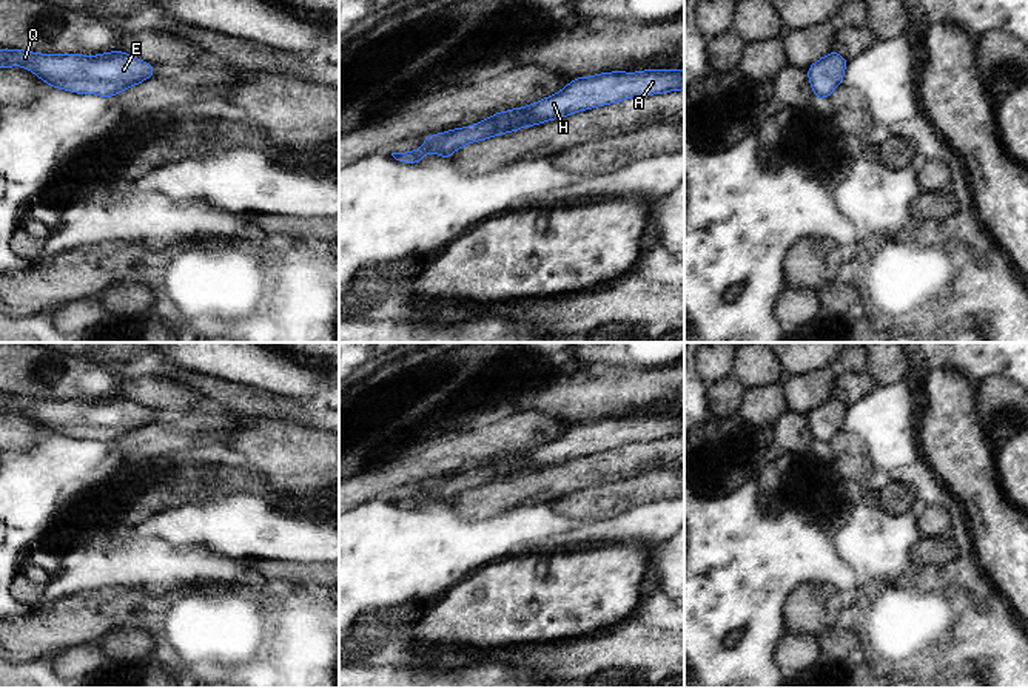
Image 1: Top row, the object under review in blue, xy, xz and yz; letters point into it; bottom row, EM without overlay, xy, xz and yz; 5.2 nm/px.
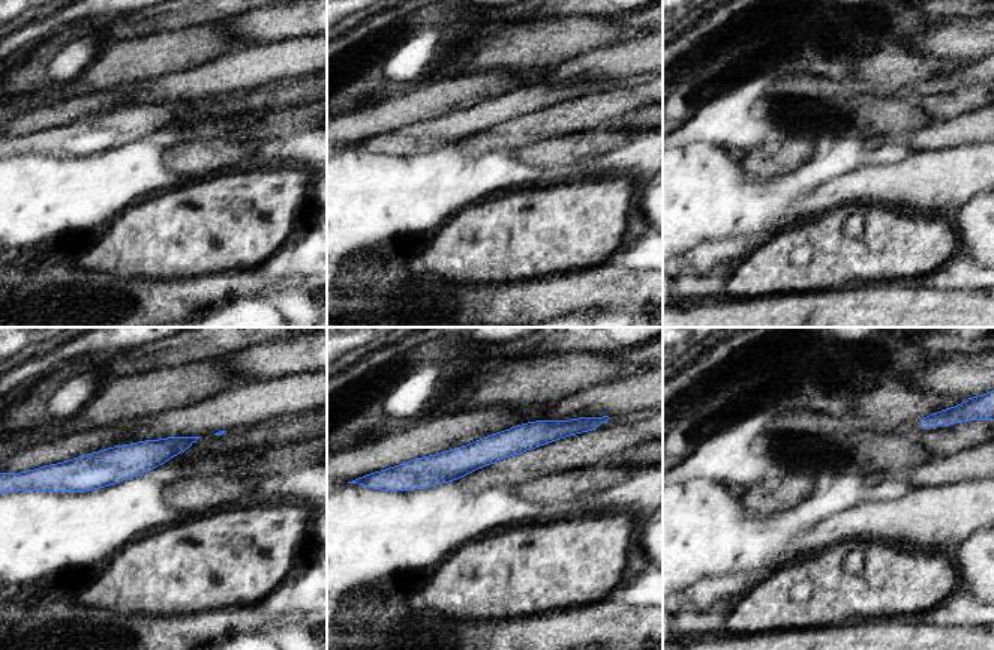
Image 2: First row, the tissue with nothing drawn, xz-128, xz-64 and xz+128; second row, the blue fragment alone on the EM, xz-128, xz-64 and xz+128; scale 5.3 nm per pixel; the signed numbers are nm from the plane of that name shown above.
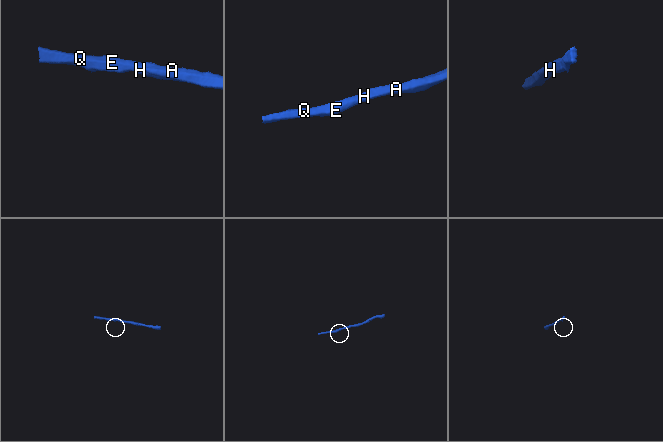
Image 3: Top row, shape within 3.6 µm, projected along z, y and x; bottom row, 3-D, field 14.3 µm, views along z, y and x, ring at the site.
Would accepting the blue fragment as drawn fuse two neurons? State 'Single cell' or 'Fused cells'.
Single cell

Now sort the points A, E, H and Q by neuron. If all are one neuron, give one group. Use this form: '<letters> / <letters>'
A E H Q

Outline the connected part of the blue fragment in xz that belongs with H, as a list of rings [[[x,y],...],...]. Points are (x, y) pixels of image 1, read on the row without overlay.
[[[684,415],[613,417],[578,423],[559,438],[535,449],[496,458],[475,470],[427,481],[419,495],[391,498],[391,501],[404,509],[424,506],[425,498],[438,498],[439,503],[450,504],[458,494],[476,486],[541,470],[552,464],[563,464],[583,455],[618,449],[629,443],[646,443],[680,435],[684,435]]]

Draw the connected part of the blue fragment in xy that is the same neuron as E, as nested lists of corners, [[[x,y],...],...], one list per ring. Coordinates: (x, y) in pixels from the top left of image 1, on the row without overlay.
[[[0,395],[0,413],[23,412],[52,433],[113,443],[154,421],[154,410],[123,396],[97,401]]]

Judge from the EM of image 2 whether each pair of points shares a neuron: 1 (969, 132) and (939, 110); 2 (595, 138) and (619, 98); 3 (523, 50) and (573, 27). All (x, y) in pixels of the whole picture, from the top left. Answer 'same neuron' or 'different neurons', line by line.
1: different neurons
2: different neurons
3: same neuron

